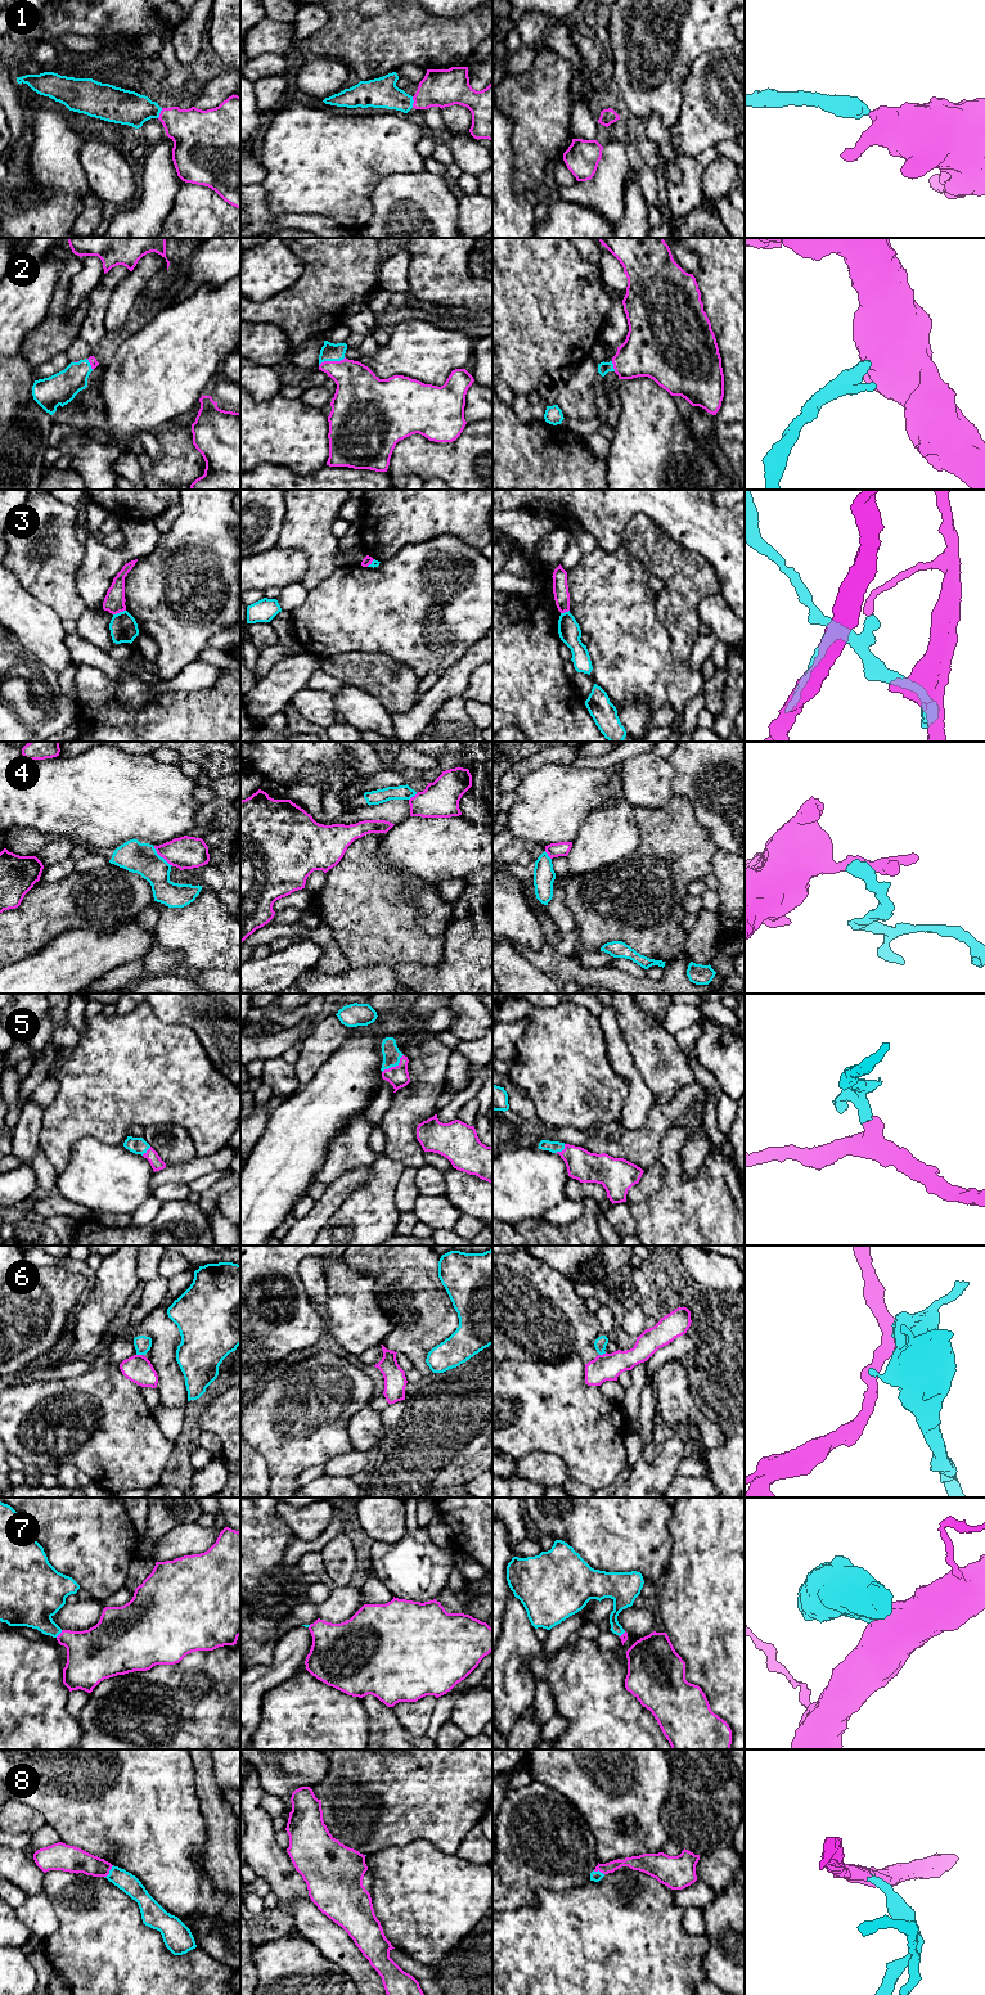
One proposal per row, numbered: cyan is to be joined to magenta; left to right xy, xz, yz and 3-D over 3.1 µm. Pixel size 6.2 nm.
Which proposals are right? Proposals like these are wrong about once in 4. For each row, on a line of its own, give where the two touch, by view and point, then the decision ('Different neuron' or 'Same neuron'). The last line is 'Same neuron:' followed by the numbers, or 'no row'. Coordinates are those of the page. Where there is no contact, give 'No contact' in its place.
1: Touches magenta at xz (414, 102). Same neuron
2: Touches magenta at xz (332, 361). Same neuron
3: Touches magenta at xy (118, 612). Different neuron
4: Touches magenta at xy (162, 856). Different neuron
5: Touches magenta at xz (394, 1067). Same neuron
6: Touches magenta at yz (603, 1354). Different neuron
7: Touches magenta at xy (59, 1634). Same neuron
8: Touches magenta at xy (108, 1872). Same neuron
Same neuron: 1, 2, 5, 7, 8

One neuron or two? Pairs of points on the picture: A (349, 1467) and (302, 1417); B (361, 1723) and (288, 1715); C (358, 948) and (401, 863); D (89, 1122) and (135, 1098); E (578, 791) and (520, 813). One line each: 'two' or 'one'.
A: two
B: one
C: two
D: one
E: one

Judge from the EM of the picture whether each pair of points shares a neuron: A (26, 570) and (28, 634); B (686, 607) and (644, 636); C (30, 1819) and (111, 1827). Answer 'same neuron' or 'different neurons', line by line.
A: different neurons
B: different neurons
C: different neurons

